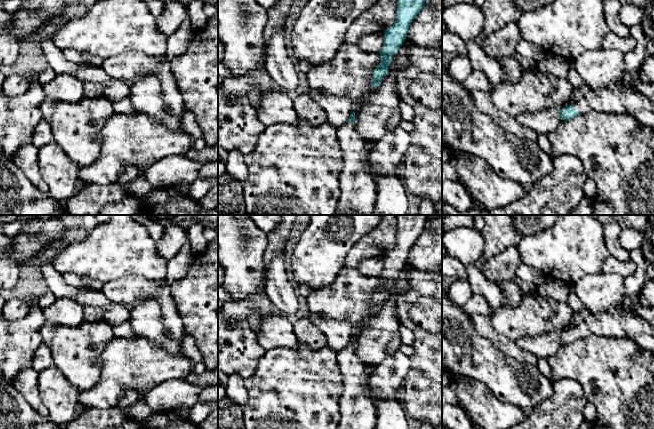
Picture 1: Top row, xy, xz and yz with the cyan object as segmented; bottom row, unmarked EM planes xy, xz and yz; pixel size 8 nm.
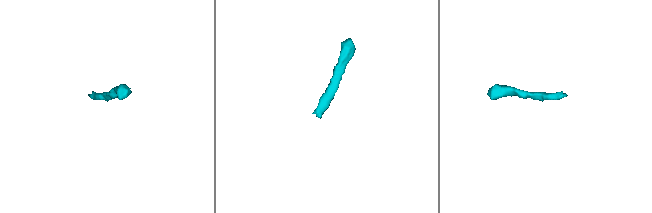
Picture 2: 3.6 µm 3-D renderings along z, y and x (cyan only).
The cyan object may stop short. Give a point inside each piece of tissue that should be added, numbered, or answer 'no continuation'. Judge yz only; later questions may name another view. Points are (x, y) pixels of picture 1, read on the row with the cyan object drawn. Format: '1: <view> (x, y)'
1: yz (620, 99)

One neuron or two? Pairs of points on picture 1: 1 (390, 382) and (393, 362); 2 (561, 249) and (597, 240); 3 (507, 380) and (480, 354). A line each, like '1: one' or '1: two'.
1: one
2: one
3: one

